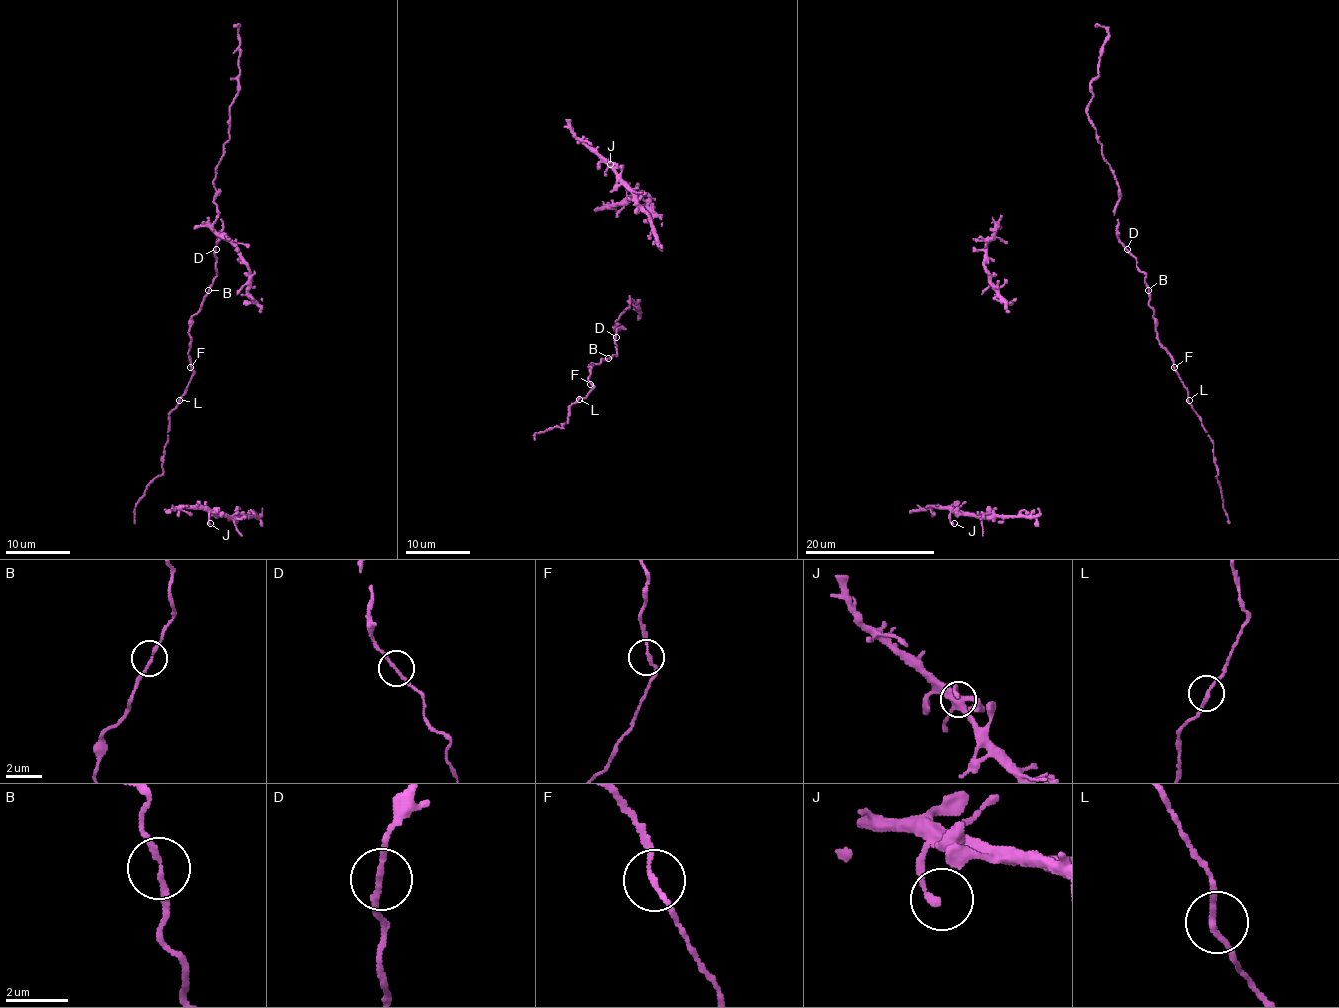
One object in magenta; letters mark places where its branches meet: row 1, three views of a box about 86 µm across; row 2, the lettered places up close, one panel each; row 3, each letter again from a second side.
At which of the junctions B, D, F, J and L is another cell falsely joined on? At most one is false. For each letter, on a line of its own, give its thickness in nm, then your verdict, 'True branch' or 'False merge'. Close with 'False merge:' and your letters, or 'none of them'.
B: Thickness 160 nm. True branch
D: Thickness 160 nm. True branch
F: Thickness 160 nm. True branch
J: Thickness 200 nm. True branch
L: Thickness 170 nm. True branch
False merge: none of them

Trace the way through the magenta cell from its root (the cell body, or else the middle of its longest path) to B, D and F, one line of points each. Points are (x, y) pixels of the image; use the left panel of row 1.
B: (180, 401), (193, 372), (189, 354), (189, 320), (200, 309), (208, 290)
D: (180, 401), (193, 372), (189, 354), (189, 320), (200, 309), (203, 296), (216, 275), (216, 249)
F: (180, 401), (193, 372), (190, 367)

